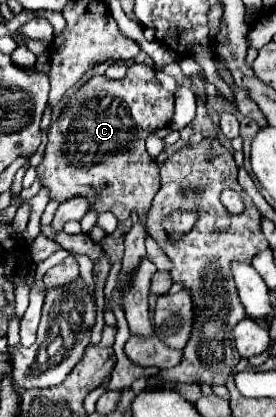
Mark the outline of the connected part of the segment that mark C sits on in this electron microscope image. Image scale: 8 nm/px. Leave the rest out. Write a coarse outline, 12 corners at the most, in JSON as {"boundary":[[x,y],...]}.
{"boundary":[[149,65],[91,77],[47,131],[49,197],[143,221],[145,139],[175,95]]}

